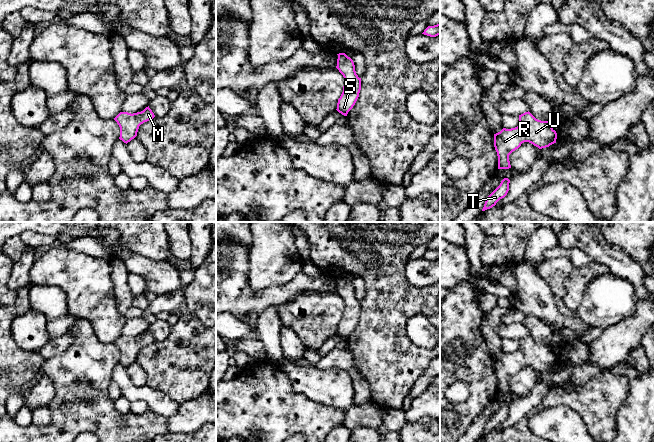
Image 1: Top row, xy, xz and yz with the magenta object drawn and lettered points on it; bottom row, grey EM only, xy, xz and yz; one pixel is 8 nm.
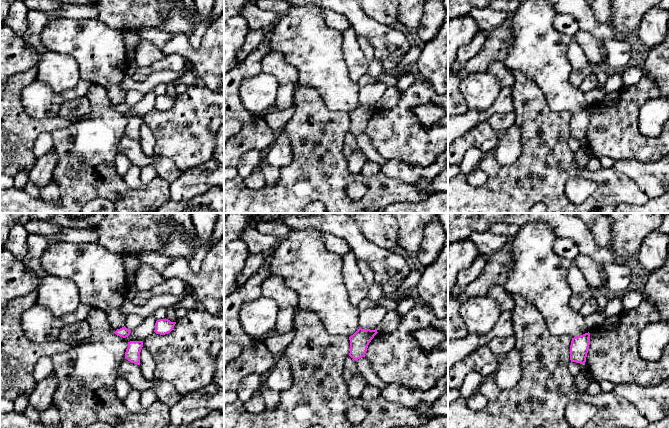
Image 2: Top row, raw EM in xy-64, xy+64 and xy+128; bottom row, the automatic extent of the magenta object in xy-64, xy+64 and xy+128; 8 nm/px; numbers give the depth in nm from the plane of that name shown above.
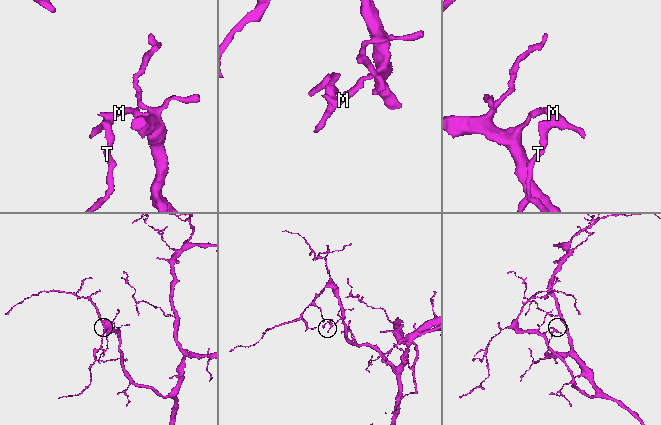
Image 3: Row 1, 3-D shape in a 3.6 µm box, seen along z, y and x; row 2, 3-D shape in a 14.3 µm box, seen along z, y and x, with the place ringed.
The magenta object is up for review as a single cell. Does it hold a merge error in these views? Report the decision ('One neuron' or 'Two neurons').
One neuron

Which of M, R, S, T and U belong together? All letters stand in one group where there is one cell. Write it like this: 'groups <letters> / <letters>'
groups M R S T U

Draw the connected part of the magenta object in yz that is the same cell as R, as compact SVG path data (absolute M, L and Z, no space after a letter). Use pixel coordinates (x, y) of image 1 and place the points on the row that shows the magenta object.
M529 111L519 115L519 125L503 128L494 134L494 147L498 156L498 169L511 168L509 155L522 143L529 142L539 149L556 143L557 133L548 121L536 119Z

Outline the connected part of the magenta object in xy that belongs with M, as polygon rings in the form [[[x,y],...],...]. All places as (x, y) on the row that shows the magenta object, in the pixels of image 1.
[[[146,107],[143,111],[137,113],[120,112],[114,120],[120,127],[120,137],[124,143],[130,142],[137,136],[139,126],[155,117],[152,110]]]

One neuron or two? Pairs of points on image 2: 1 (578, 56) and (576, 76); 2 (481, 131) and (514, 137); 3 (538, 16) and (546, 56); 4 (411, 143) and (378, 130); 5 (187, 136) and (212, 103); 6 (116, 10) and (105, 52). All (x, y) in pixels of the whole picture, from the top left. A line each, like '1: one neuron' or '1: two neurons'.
1: one neuron
2: two neurons
3: one neuron
4: one neuron
5: one neuron
6: two neurons

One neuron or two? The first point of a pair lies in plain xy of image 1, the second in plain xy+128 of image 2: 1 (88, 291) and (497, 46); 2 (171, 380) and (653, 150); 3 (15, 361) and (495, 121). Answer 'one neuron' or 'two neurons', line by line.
1: two neurons
2: one neuron
3: two neurons

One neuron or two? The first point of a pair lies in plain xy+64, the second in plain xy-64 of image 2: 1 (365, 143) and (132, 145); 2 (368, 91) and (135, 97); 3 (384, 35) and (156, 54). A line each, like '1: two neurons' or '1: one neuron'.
1: two neurons
2: one neuron
3: two neurons

